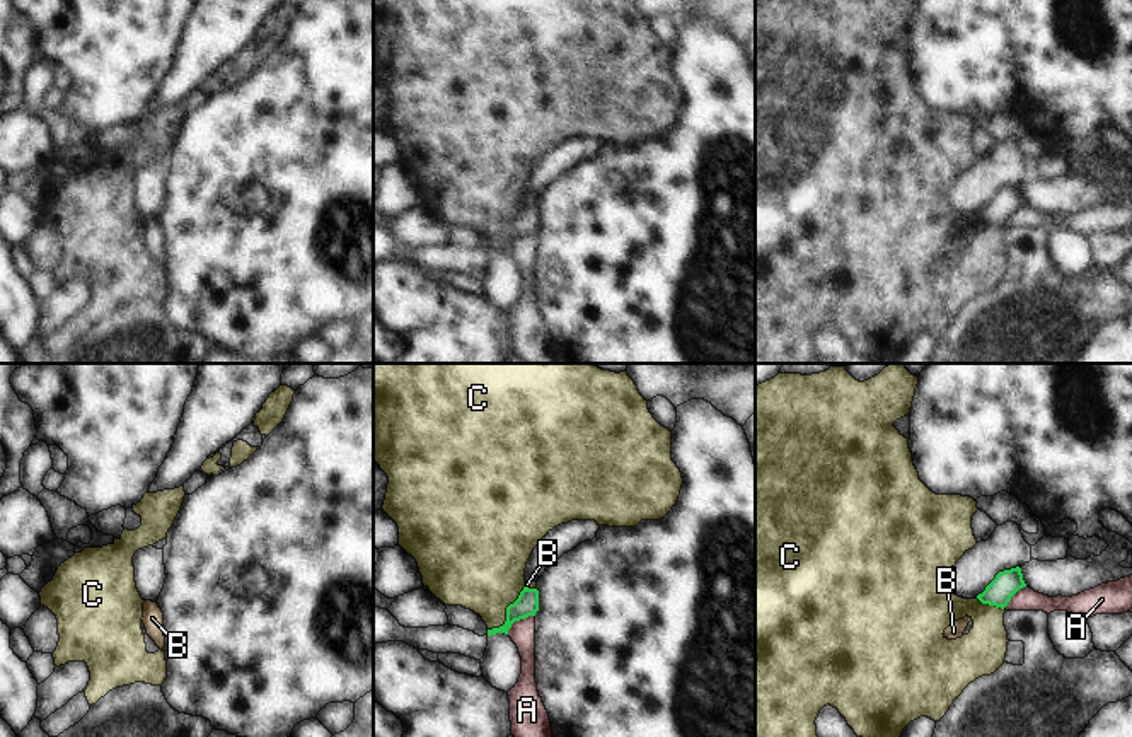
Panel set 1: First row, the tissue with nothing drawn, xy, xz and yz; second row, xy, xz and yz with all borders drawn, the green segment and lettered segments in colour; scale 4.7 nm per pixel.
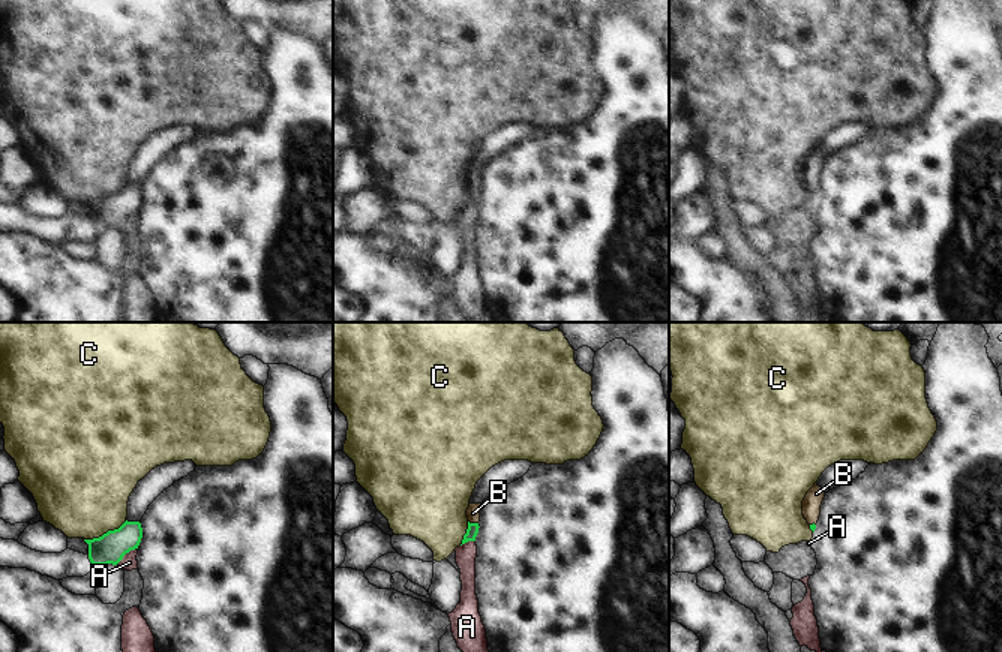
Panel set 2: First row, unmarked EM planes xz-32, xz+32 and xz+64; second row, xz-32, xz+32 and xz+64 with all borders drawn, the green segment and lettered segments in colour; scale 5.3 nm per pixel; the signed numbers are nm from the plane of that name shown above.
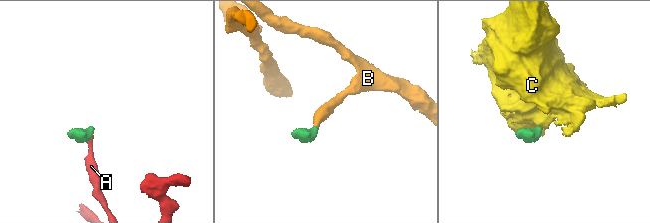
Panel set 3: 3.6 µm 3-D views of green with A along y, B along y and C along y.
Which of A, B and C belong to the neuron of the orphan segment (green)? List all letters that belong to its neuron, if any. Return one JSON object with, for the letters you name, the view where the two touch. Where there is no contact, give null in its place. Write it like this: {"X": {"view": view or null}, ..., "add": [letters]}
{"B": {"view": "xz"}, "add": ["B"]}

